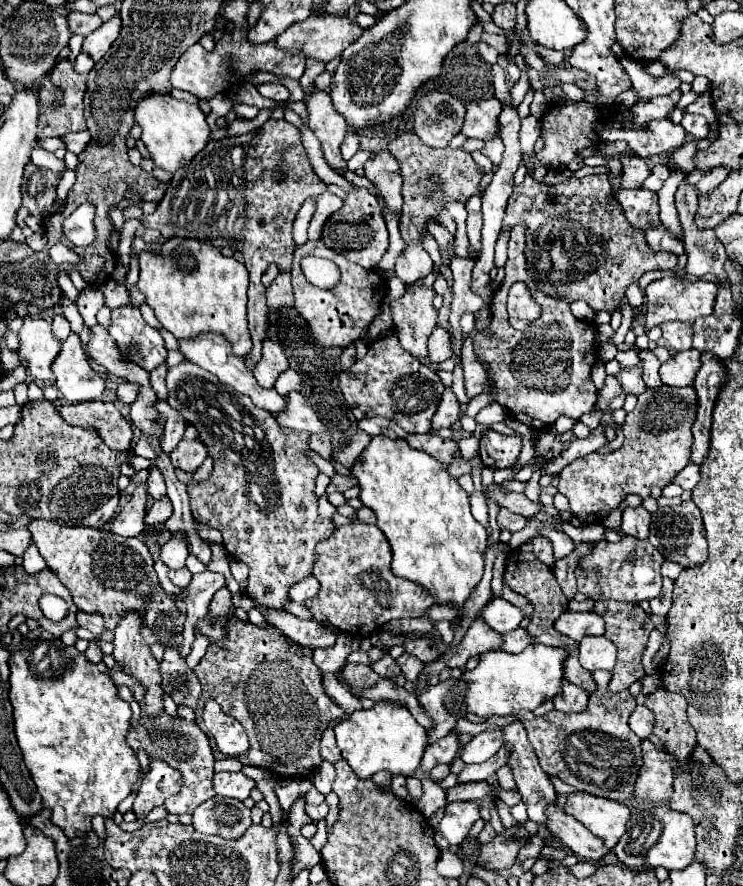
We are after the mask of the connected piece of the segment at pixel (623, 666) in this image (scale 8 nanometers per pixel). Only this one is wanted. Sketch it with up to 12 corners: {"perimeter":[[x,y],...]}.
{"perimeter":[[598,601],[606,637],[618,649],[608,689],[640,677],[654,623],[640,605]]}

